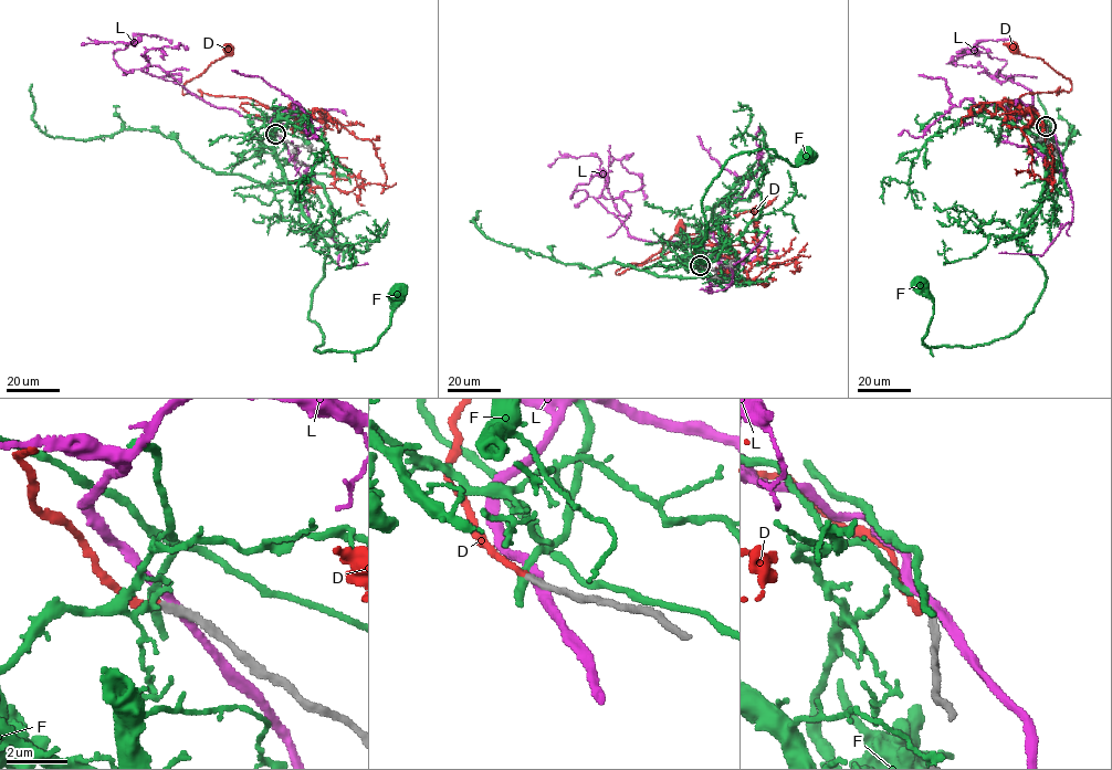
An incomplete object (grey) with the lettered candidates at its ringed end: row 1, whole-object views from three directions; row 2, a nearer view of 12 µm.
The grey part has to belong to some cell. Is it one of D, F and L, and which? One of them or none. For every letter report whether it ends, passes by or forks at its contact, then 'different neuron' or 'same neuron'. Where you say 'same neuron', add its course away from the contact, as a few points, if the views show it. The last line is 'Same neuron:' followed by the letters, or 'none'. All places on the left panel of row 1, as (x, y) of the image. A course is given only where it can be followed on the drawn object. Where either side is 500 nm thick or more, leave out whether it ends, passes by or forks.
D: it ends | same neuron | via (275, 133), (241, 105), (283, 112), (292, 106), (274, 111), (247, 97), (184, 94), (186, 82), (228, 49)
F: it passes by | different neuron
L: it passes by | different neuron
Same neuron: D

